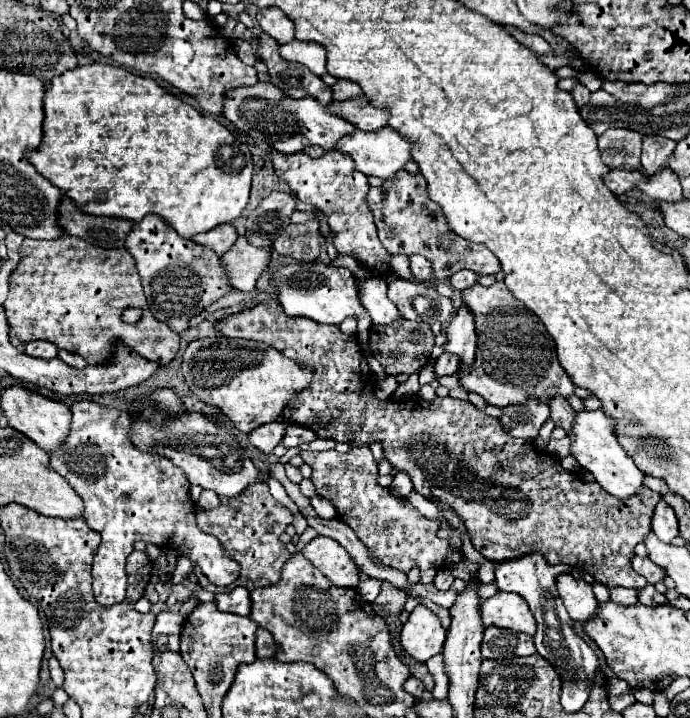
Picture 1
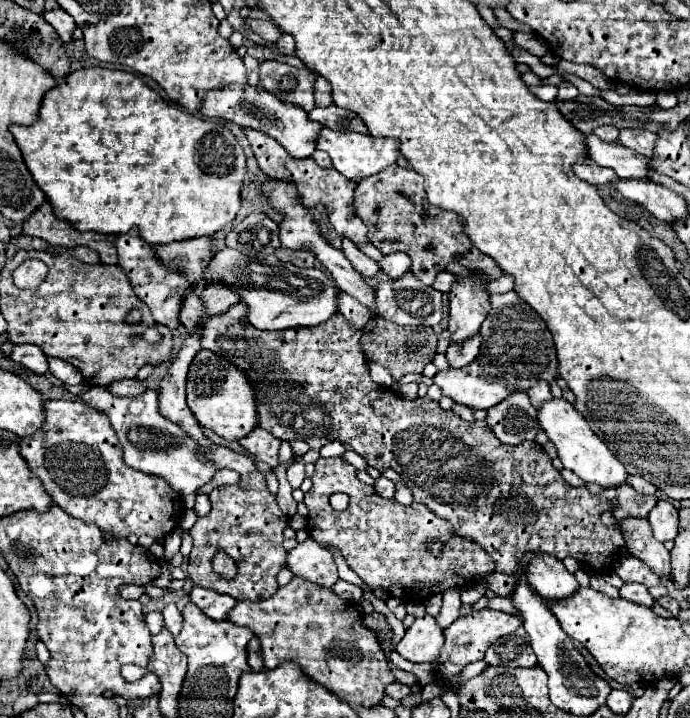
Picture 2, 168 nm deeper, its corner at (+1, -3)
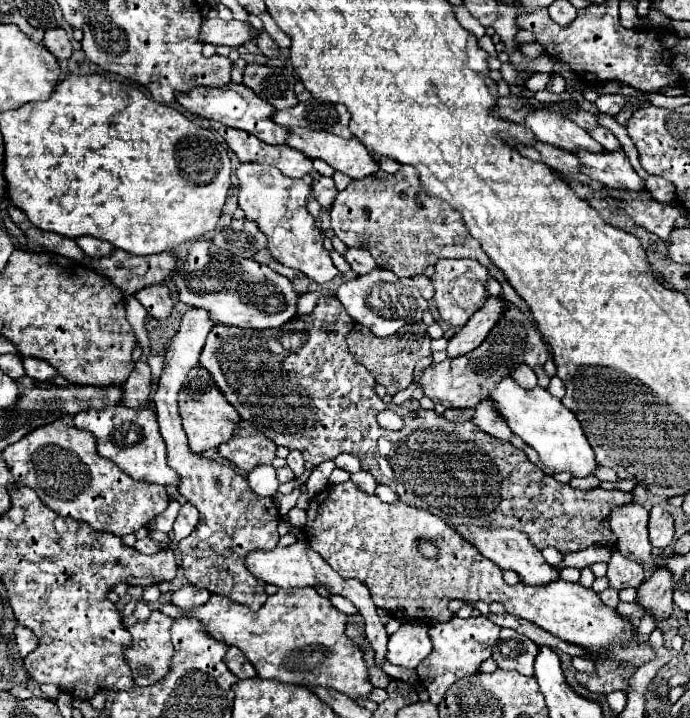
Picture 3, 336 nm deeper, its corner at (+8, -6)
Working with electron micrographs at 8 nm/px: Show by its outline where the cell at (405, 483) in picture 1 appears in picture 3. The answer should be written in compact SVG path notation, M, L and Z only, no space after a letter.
M356 472L356 474L350 474L350 480L360 488L360 490L364 490L364 492L368 492L368 494L374 494L374 490L376 490L376 480L372 478L372 474L370 472Z

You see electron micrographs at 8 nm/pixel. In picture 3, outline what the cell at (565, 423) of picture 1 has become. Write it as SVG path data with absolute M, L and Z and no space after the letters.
M520 364L518 368L510 370L512 372L512 378L522 386L522 388L534 388L536 386L536 374L530 366L526 364Z

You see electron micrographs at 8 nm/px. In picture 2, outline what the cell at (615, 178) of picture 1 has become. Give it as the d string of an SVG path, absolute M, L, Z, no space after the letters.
M593 161L589 163L575 163L573 171L579 179L591 183L591 185L611 185L617 181L617 173L609 167L601 167Z

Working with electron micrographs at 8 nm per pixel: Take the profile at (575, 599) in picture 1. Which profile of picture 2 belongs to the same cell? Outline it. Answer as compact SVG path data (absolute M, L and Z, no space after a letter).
M525 555L525 561L529 563L525 567L529 585L533 585L533 589L541 593L541 597L551 601L563 601L579 589L577 579L567 573L561 561L549 555Z

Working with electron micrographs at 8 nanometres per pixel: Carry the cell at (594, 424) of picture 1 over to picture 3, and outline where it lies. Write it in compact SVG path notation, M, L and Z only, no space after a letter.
M508 376L496 384L488 398L492 400L498 416L506 420L508 428L528 446L532 446L550 470L570 470L574 476L590 476L592 470L598 466L578 418L548 390L540 386L524 390Z

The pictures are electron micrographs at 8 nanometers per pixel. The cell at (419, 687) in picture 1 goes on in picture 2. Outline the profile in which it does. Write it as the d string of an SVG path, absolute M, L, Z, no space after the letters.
M391 683L391 685L387 687L387 695L393 697L393 699L397 699L397 701L405 699L405 693L411 693L409 685L403 685L403 683Z

